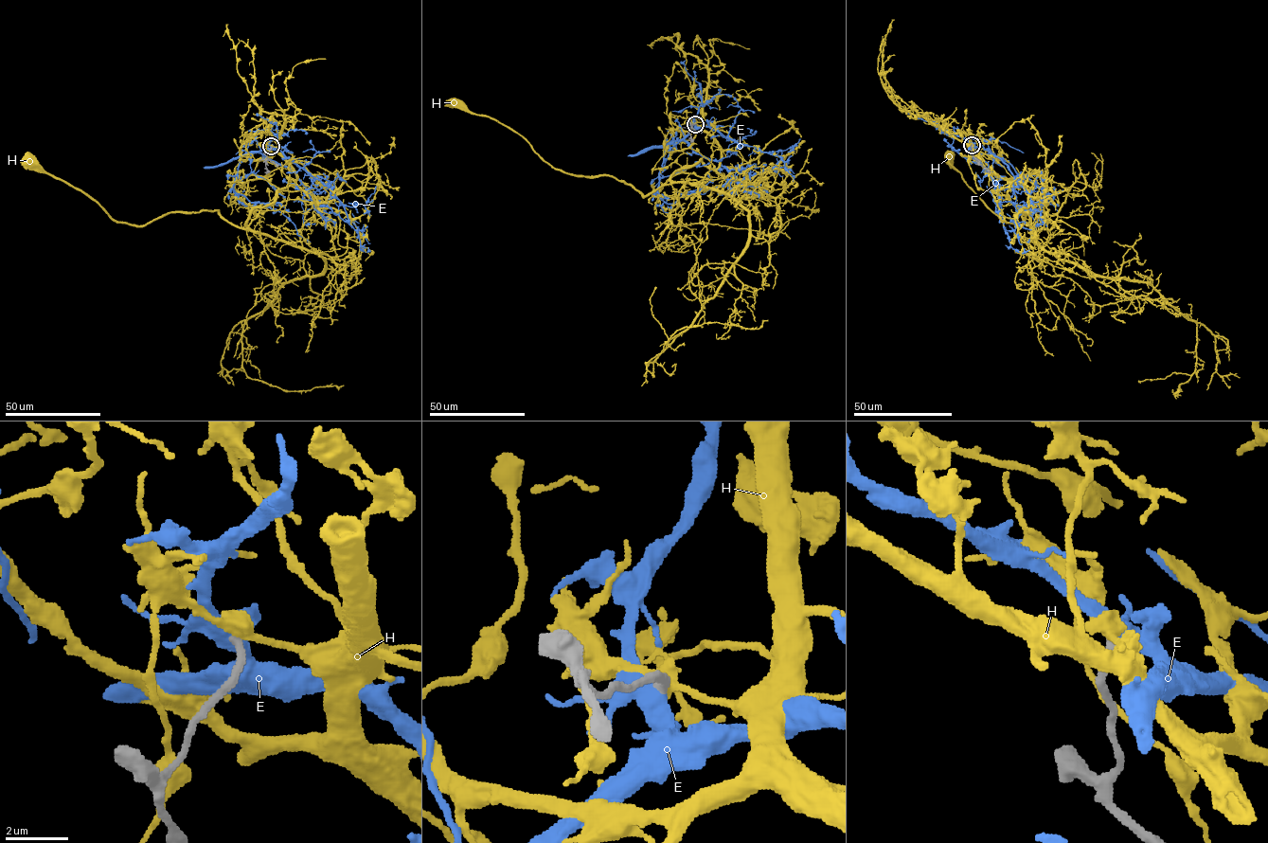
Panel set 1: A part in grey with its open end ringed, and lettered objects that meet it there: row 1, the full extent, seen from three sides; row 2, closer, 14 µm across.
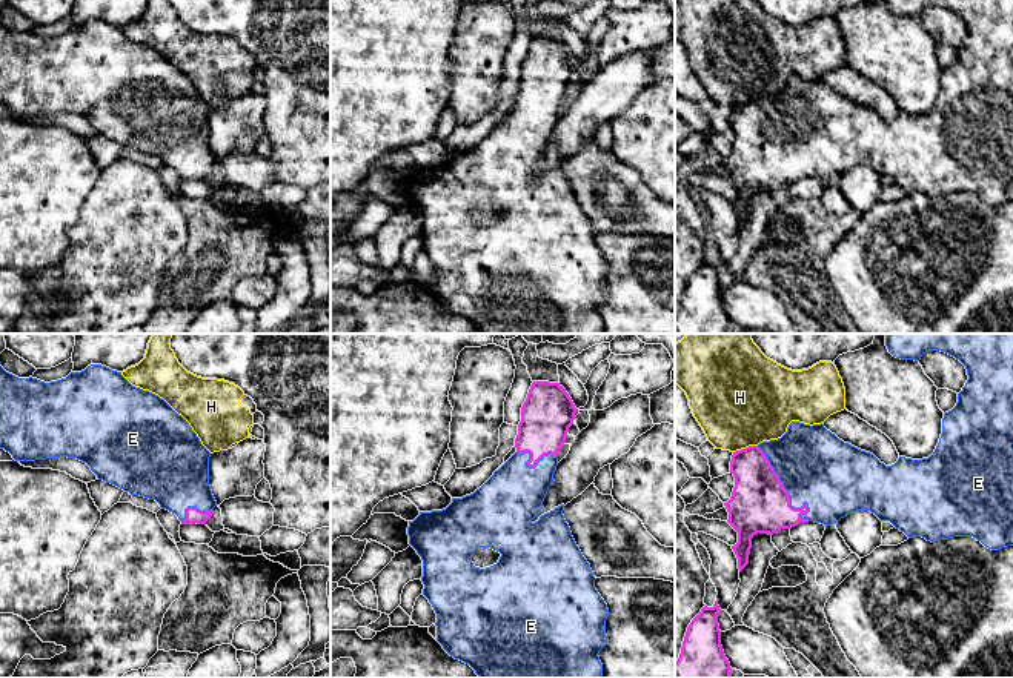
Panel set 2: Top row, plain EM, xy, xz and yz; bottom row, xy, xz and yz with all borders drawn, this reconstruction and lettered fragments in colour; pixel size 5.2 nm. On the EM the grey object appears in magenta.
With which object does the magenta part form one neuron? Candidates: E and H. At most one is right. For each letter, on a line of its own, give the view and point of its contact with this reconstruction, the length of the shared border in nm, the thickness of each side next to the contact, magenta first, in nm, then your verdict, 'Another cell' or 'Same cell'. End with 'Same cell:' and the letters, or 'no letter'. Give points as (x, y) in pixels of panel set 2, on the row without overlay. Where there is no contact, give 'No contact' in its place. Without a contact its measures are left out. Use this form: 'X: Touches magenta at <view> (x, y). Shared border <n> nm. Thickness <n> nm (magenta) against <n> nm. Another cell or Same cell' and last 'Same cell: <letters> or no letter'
E: Touches magenta at yz (787, 149). Shared border 480 nm. Thickness 300 nm (magenta) against 380 nm. Same cell
H: Touches magenta at yz (746, 103). Shared border 130 nm. Thickness 260 nm (magenta) against 480 nm. Another cell
Same cell: E

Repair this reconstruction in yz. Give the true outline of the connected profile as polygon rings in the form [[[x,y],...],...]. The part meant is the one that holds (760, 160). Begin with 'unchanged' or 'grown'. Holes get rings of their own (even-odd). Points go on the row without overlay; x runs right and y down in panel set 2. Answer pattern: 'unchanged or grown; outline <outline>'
grown; outline [[[1013,0],[885,2],[893,12],[915,17],[928,6],[941,6],[959,15],[967,25],[968,35],[958,49],[956,61],[944,69],[942,89],[935,108],[922,115],[899,112],[895,120],[885,121],[873,109],[839,95],[822,78],[810,81],[799,77],[792,77],[778,95],[733,108],[730,129],[735,132],[735,143],[724,161],[729,168],[727,178],[738,188],[738,198],[732,204],[739,228],[749,220],[752,194],[756,189],[773,191],[809,177],[832,181],[856,166],[870,166],[908,194],[922,192],[935,198],[953,192],[973,192],[991,206],[1013,201]]]

